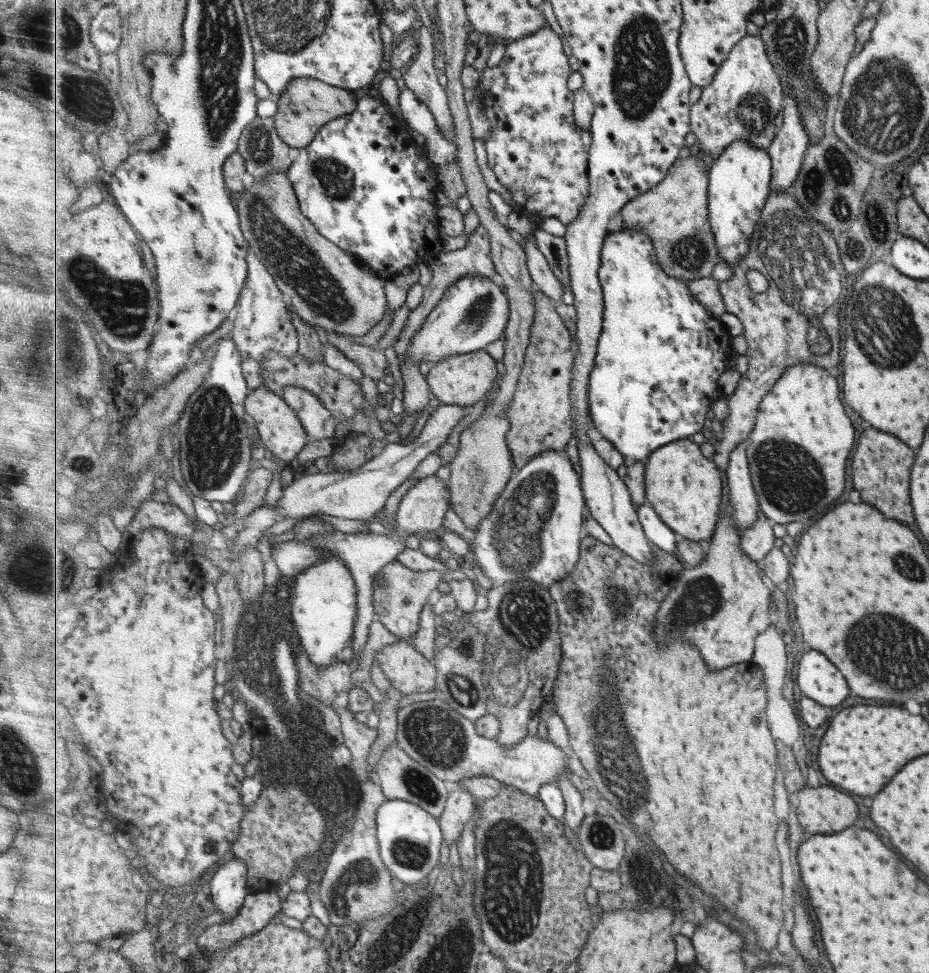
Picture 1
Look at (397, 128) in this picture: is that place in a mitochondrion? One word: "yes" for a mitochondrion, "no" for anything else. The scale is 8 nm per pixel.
no

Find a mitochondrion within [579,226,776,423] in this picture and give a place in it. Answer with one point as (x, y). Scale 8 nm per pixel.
(690, 253)

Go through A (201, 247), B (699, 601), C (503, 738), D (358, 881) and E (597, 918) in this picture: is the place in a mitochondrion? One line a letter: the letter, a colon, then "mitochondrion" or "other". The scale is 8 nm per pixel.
A: other
B: mitochondrion
C: other
D: mitochondrion
E: other

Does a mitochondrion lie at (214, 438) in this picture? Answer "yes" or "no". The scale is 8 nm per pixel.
yes

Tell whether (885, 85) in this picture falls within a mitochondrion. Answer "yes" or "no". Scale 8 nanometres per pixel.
yes

